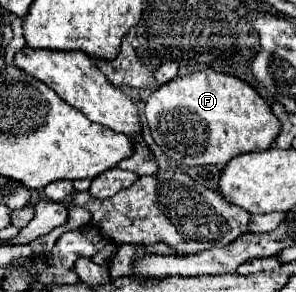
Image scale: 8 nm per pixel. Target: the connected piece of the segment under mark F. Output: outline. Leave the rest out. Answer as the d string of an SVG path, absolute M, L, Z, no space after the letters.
M212 69L176 77L170 83L160 85L146 101L146 121L150 123L150 133L156 145L180 165L226 165L240 153L270 149L280 133L278 117L272 115L266 99L250 83Z

